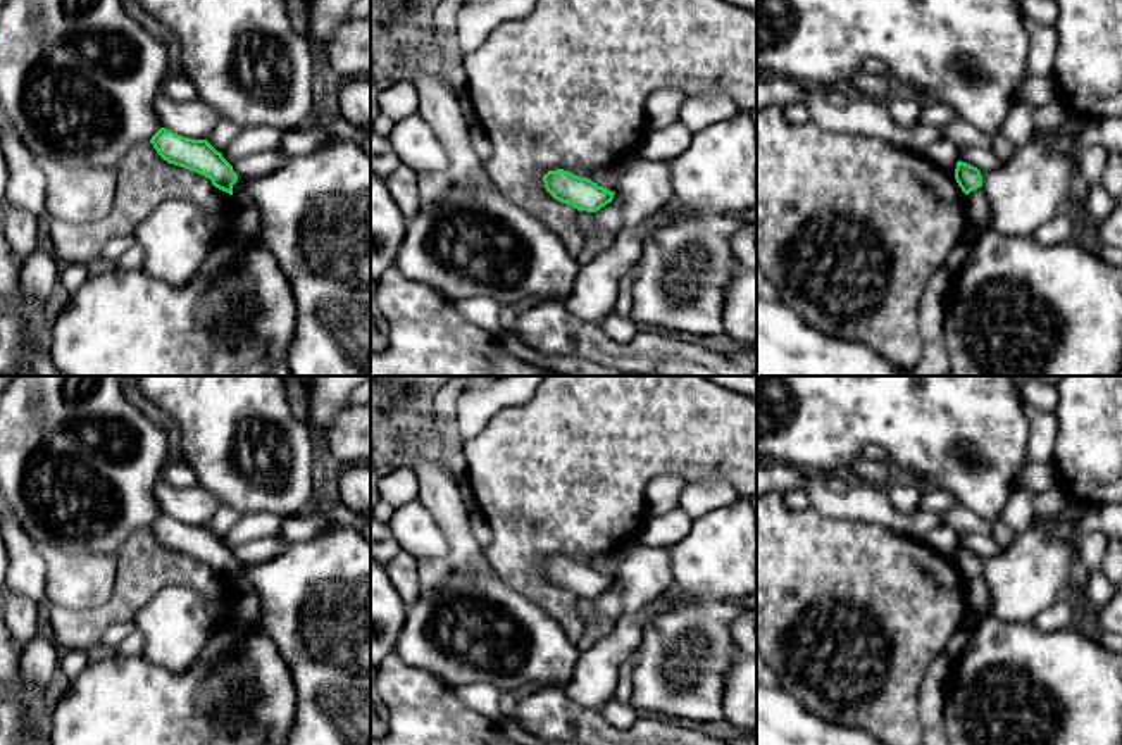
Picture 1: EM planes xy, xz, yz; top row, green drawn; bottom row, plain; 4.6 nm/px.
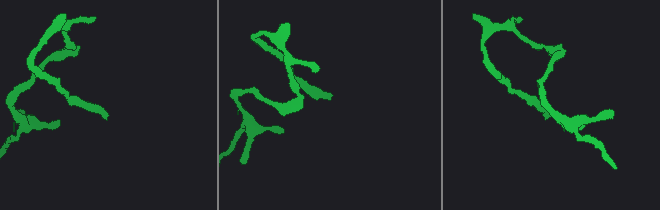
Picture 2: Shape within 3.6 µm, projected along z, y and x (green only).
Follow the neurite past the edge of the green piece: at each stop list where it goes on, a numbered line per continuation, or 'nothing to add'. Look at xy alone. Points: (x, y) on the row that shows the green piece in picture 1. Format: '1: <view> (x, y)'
1: xy (314, 209)

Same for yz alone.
nothing to add

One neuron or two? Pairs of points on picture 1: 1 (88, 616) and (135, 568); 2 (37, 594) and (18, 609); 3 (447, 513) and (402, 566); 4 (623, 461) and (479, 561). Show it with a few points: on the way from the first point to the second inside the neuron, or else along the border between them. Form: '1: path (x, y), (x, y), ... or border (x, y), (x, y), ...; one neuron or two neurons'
1: path (104, 613), (135, 583); one neuron
2: border (18, 592), (37, 606); two neurons
3: border (416, 561), (419, 580), (424, 585); two neurons
4: border (483, 547), (485, 557), (493, 568); two neurons

